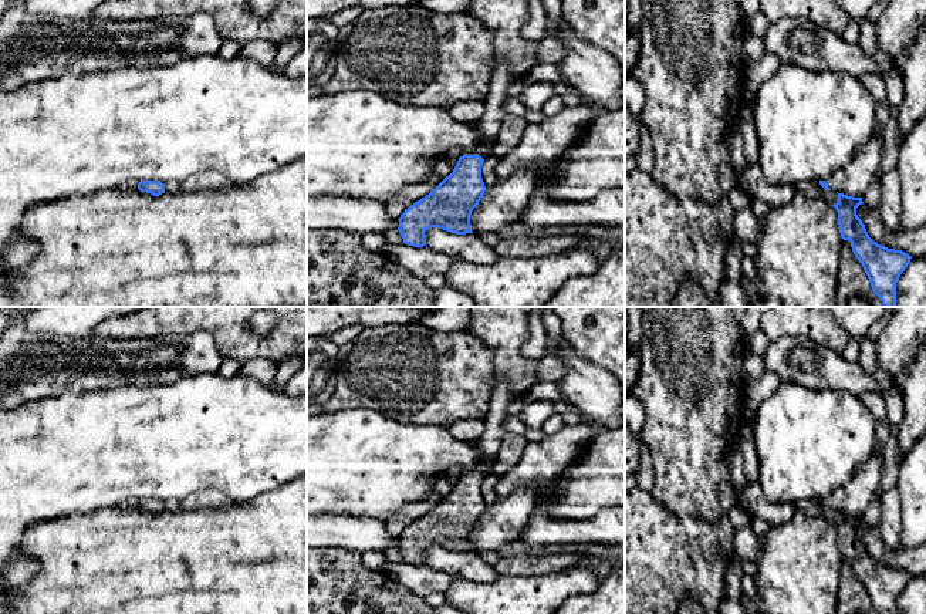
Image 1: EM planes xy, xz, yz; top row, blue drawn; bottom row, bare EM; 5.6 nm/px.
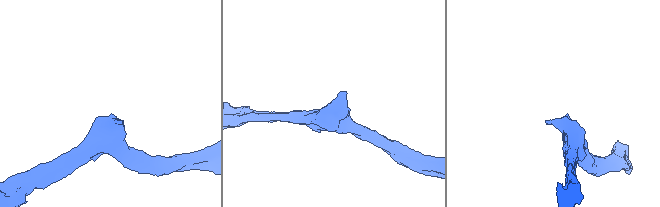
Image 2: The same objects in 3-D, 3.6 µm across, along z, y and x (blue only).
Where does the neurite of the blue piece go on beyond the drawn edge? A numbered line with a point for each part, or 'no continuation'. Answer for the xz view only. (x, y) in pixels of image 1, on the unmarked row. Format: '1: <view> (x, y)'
1: xz (489, 444)

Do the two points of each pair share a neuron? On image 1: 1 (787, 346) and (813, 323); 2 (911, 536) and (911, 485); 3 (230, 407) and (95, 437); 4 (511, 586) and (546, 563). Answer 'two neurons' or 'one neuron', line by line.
1: two neurons
2: one neuron
3: one neuron
4: two neurons

